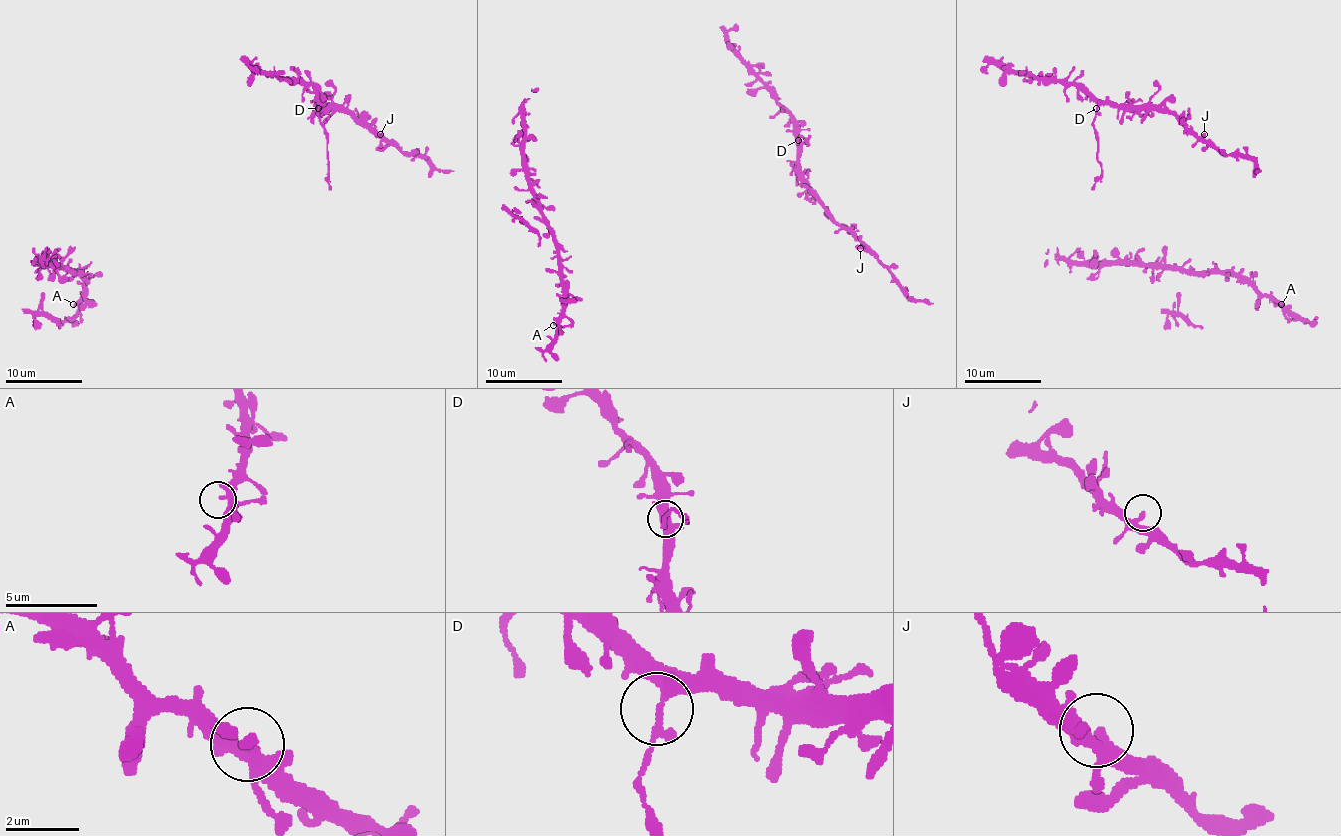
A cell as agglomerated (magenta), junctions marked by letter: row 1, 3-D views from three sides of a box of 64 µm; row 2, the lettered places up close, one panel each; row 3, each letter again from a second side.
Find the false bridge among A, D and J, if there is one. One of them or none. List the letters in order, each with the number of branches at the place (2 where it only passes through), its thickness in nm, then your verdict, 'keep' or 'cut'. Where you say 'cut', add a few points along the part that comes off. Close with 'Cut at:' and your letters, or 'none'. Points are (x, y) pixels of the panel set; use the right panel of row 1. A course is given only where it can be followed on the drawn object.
A: branches 3; calibre 280 nm; keep
D: branches 3; calibre 240 nm; cut; course (1096, 109), (1094, 128), (1098, 136), (1102, 176), (1092, 190)
J: branches 3; calibre 220 nm; keep
Cut at: D

